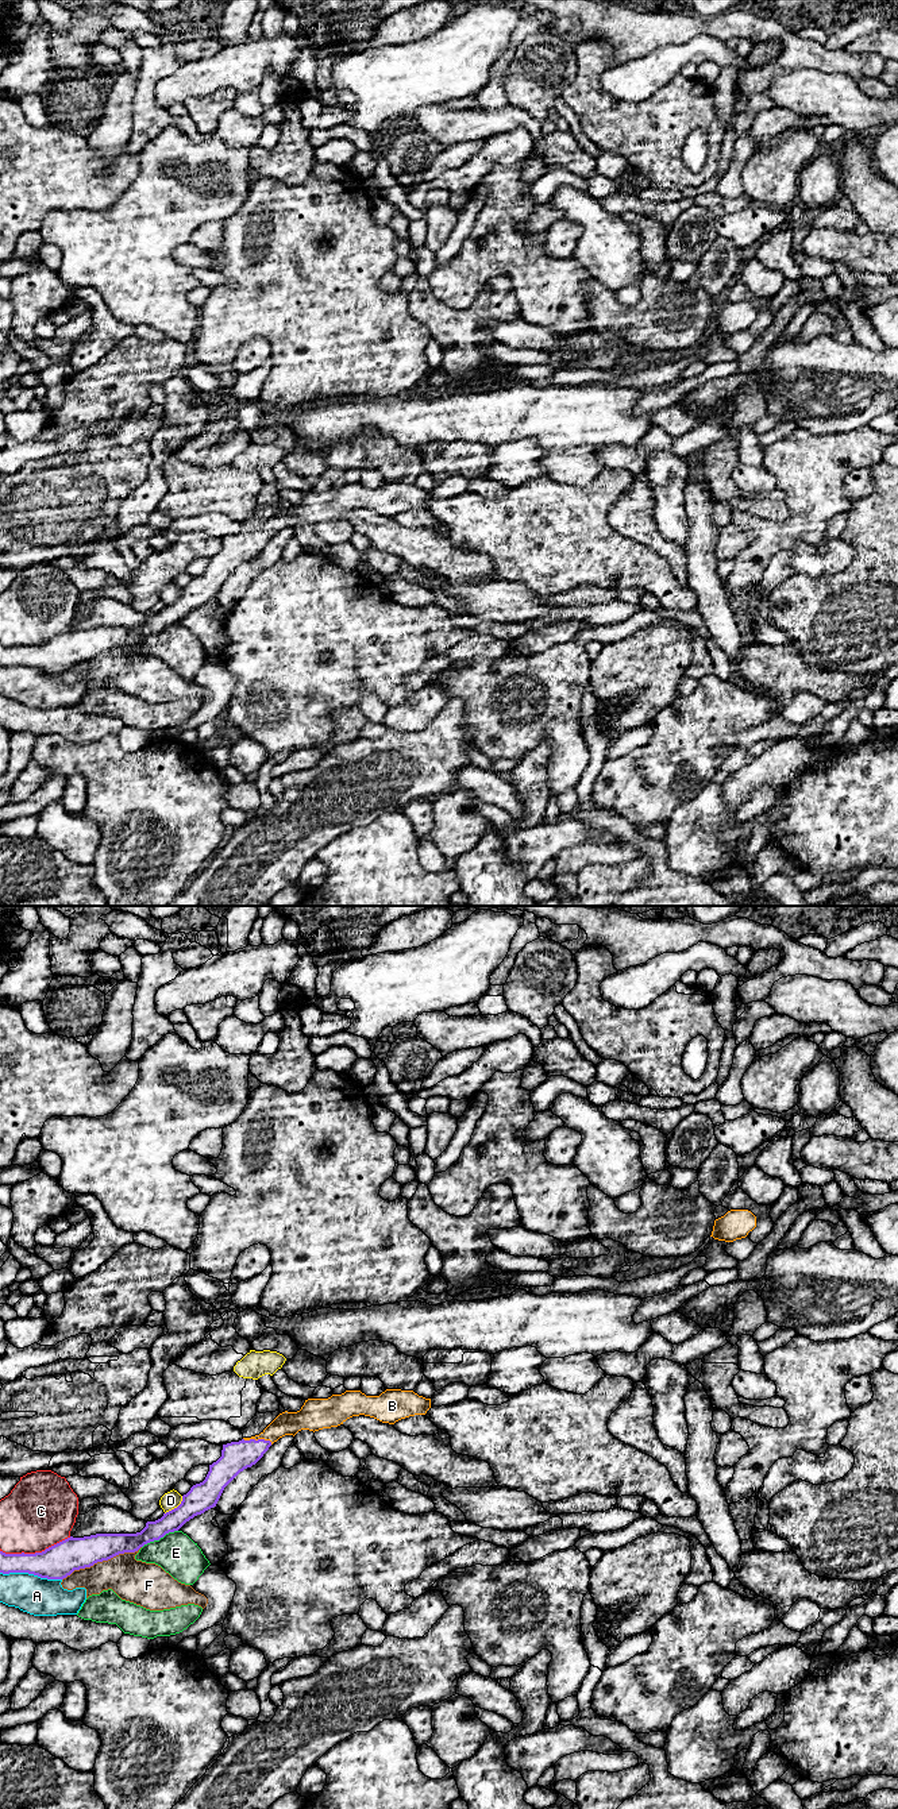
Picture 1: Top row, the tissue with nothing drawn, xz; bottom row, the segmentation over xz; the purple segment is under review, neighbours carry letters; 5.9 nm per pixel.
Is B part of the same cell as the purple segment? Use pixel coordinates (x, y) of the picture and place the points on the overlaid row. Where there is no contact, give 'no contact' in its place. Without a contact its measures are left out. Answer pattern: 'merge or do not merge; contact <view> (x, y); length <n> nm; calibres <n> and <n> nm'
merge; contact xz (258, 1439); length 180 nm; calibres 180 and 140 nm

